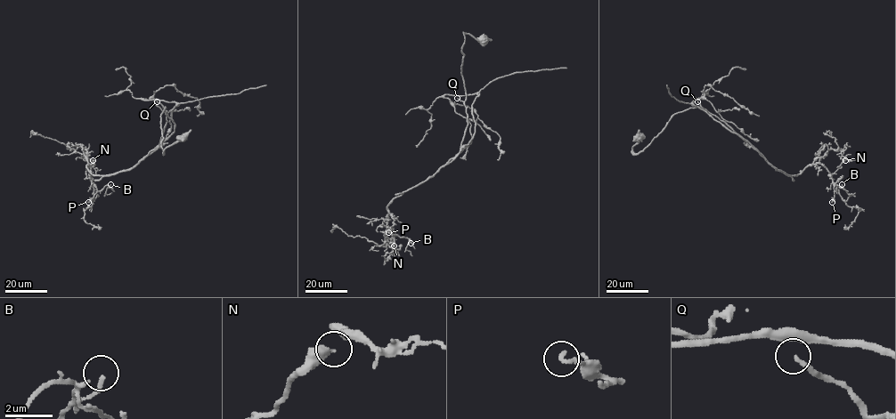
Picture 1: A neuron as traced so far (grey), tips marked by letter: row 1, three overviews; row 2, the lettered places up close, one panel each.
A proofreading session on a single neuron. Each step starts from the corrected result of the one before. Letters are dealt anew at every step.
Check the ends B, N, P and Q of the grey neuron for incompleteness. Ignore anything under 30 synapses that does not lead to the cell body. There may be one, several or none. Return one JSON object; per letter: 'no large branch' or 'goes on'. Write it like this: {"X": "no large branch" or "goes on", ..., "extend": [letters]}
{"B": "no large branch", "N": "no large branch", "P": "no large branch", "Q": "no large branch", "extend": []}

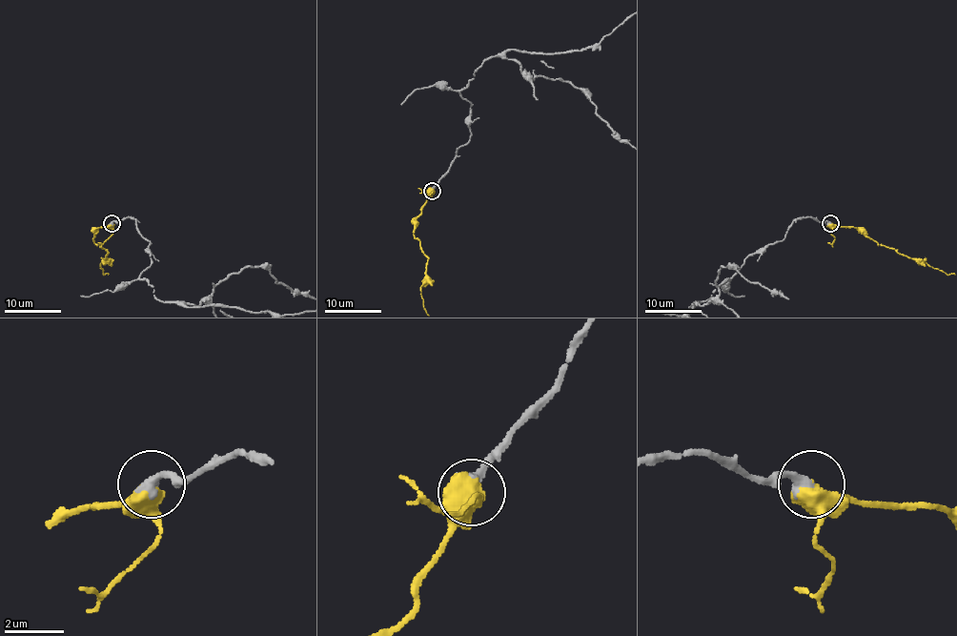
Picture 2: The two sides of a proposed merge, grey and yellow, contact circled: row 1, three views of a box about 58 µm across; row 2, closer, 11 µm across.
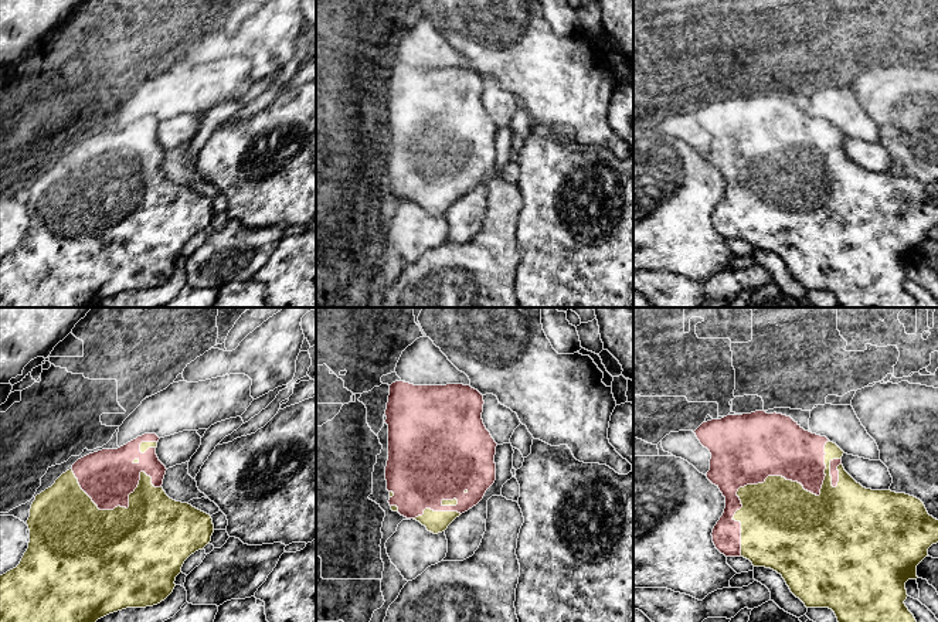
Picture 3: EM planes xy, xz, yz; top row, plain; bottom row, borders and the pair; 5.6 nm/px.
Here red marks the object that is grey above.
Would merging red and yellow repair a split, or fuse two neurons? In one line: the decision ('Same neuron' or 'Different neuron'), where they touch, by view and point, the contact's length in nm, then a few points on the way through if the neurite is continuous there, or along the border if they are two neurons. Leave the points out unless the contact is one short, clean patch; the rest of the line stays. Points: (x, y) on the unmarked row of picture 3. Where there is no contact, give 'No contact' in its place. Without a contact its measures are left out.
Same neuron. Touches red at yz (771, 157). Shared border 800 nm

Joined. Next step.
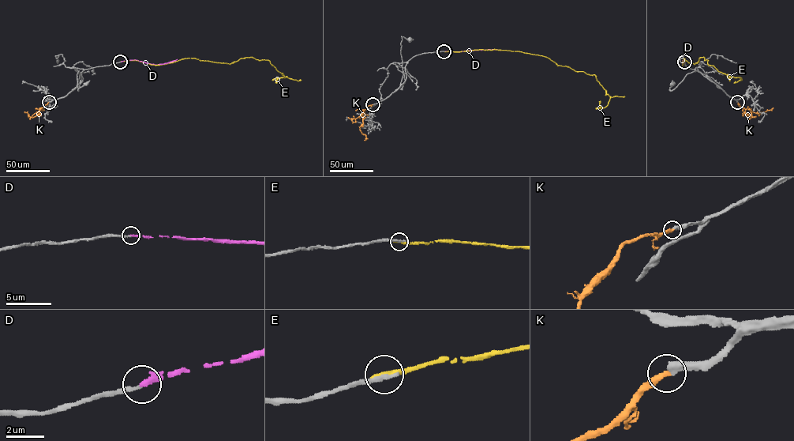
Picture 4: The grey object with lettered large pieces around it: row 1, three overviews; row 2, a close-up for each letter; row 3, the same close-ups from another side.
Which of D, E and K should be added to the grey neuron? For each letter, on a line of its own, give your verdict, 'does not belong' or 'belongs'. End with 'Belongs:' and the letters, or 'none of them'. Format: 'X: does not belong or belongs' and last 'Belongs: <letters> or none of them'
D: does not belong
E: does not belong
K: belongs
Belongs: K

